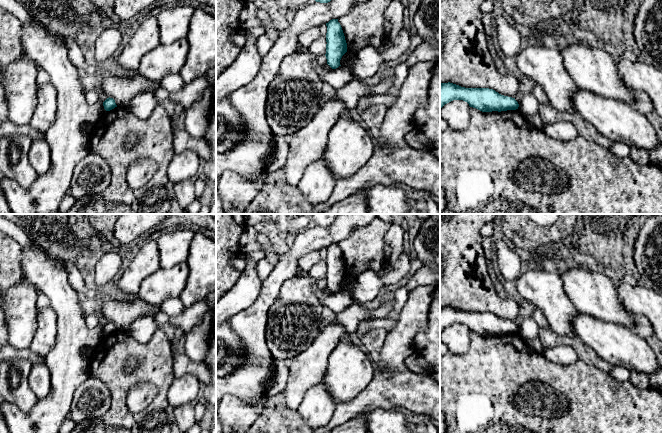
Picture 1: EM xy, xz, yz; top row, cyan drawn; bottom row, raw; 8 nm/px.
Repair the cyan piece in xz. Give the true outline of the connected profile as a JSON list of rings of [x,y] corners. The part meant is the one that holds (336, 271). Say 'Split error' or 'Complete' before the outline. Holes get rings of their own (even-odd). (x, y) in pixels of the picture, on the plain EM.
Complete. [[[332,243],[328,247],[326,257],[326,283],[327,288],[336,293],[340,289],[342,280],[347,276],[347,267],[338,243]]]

